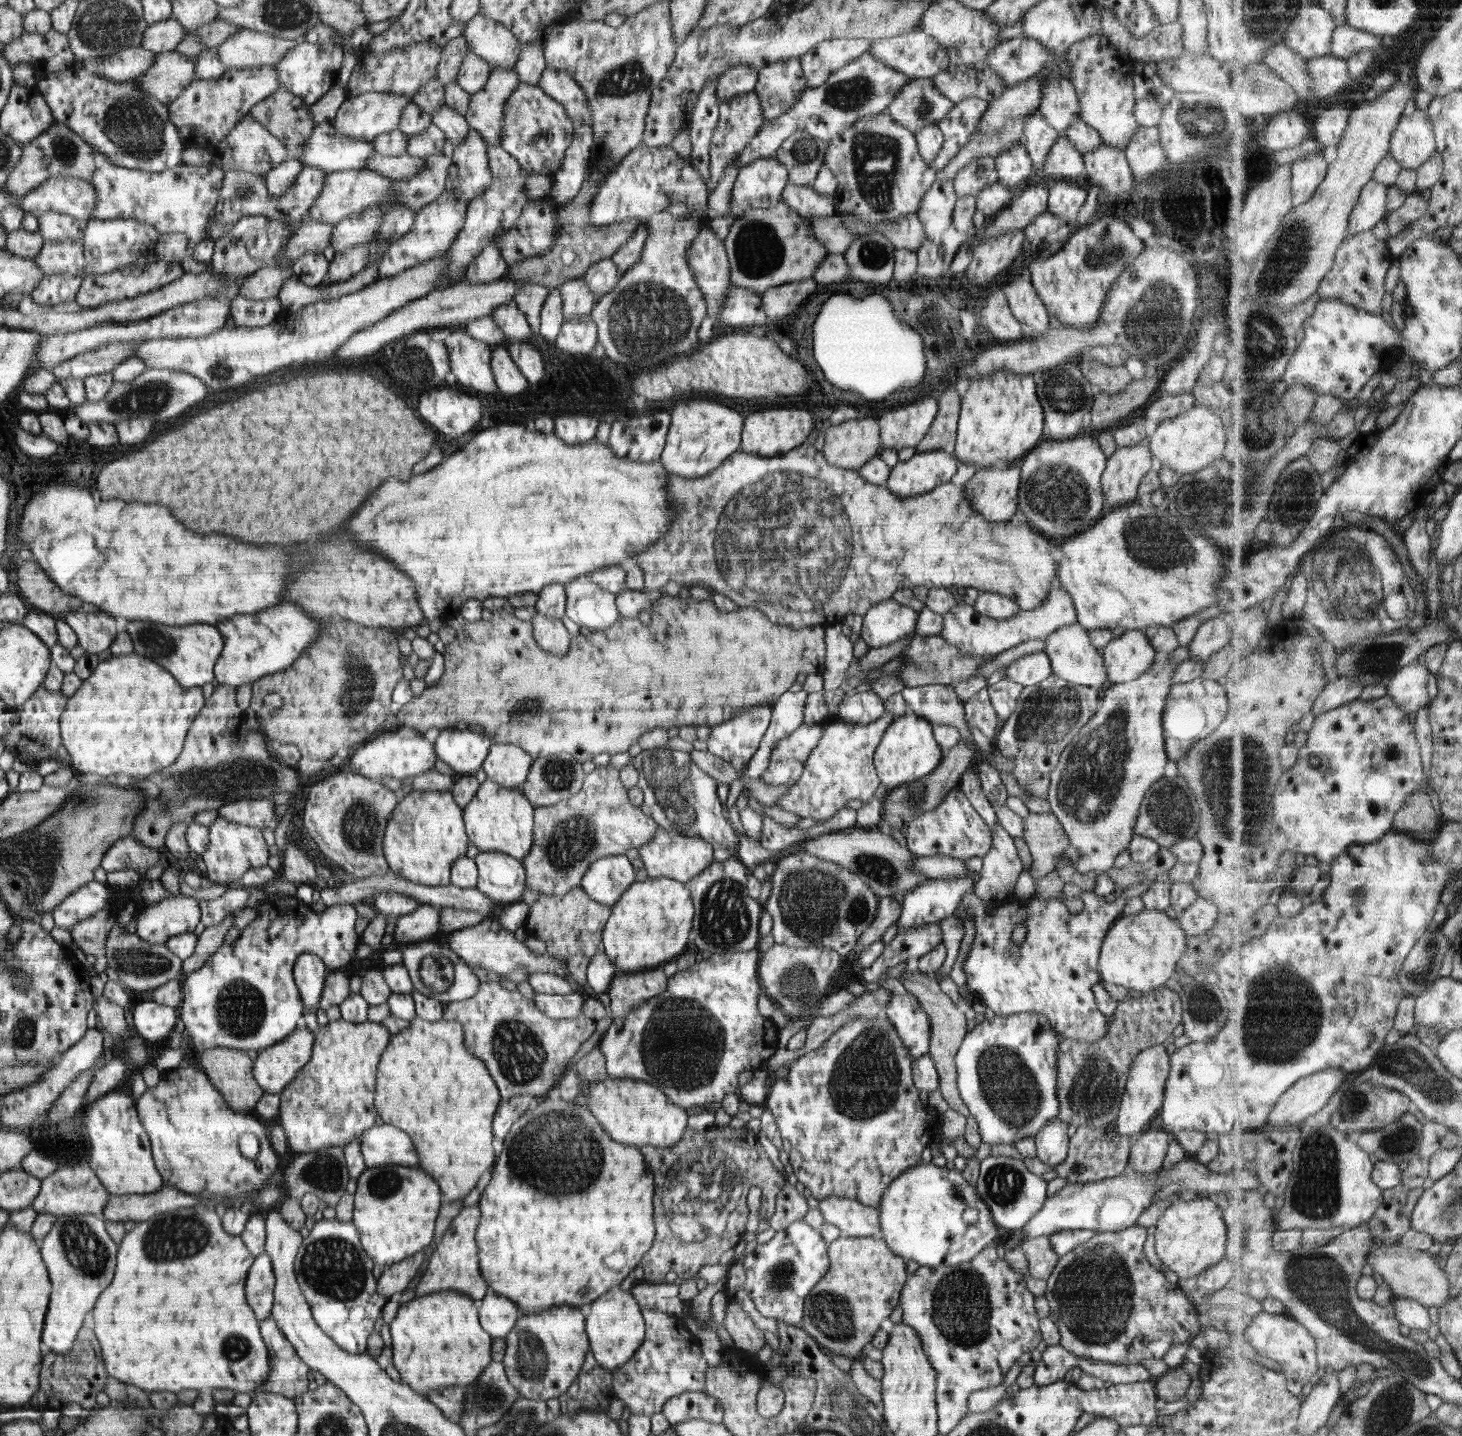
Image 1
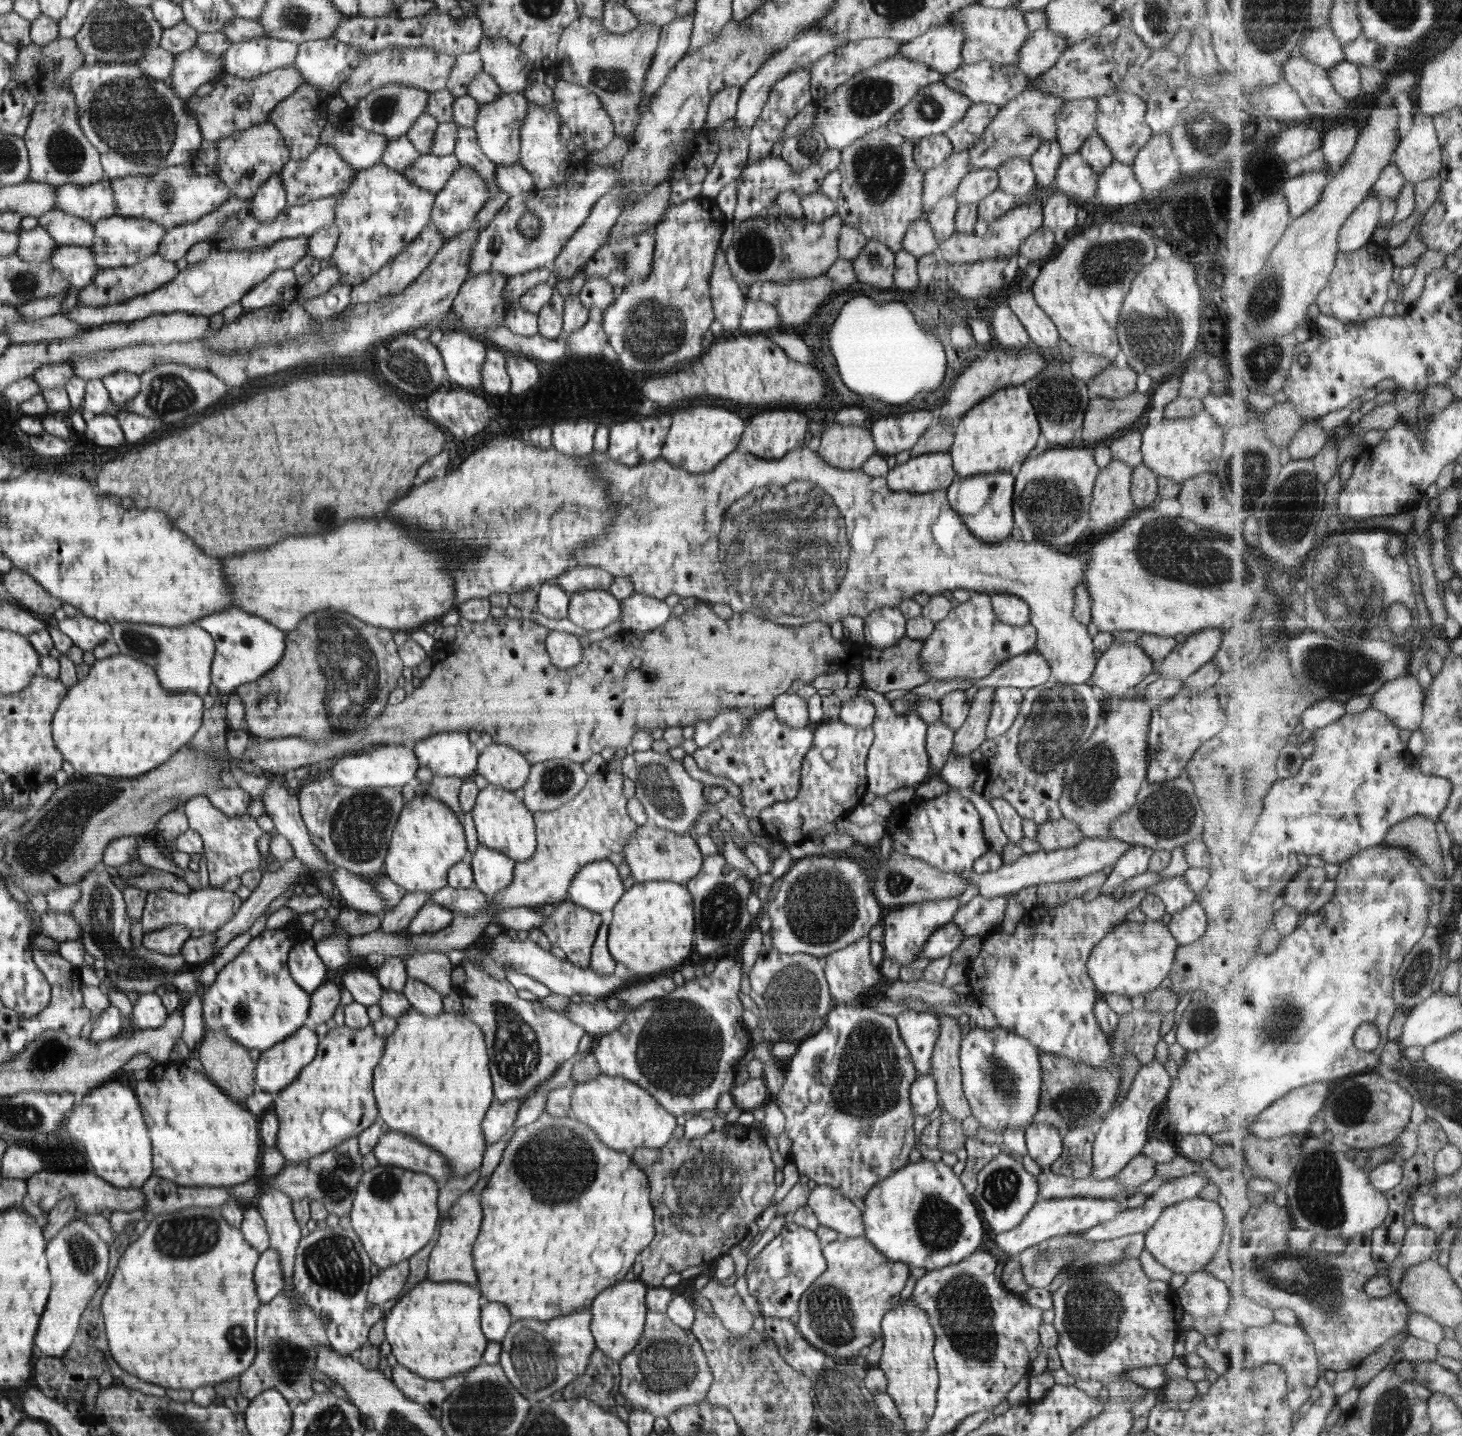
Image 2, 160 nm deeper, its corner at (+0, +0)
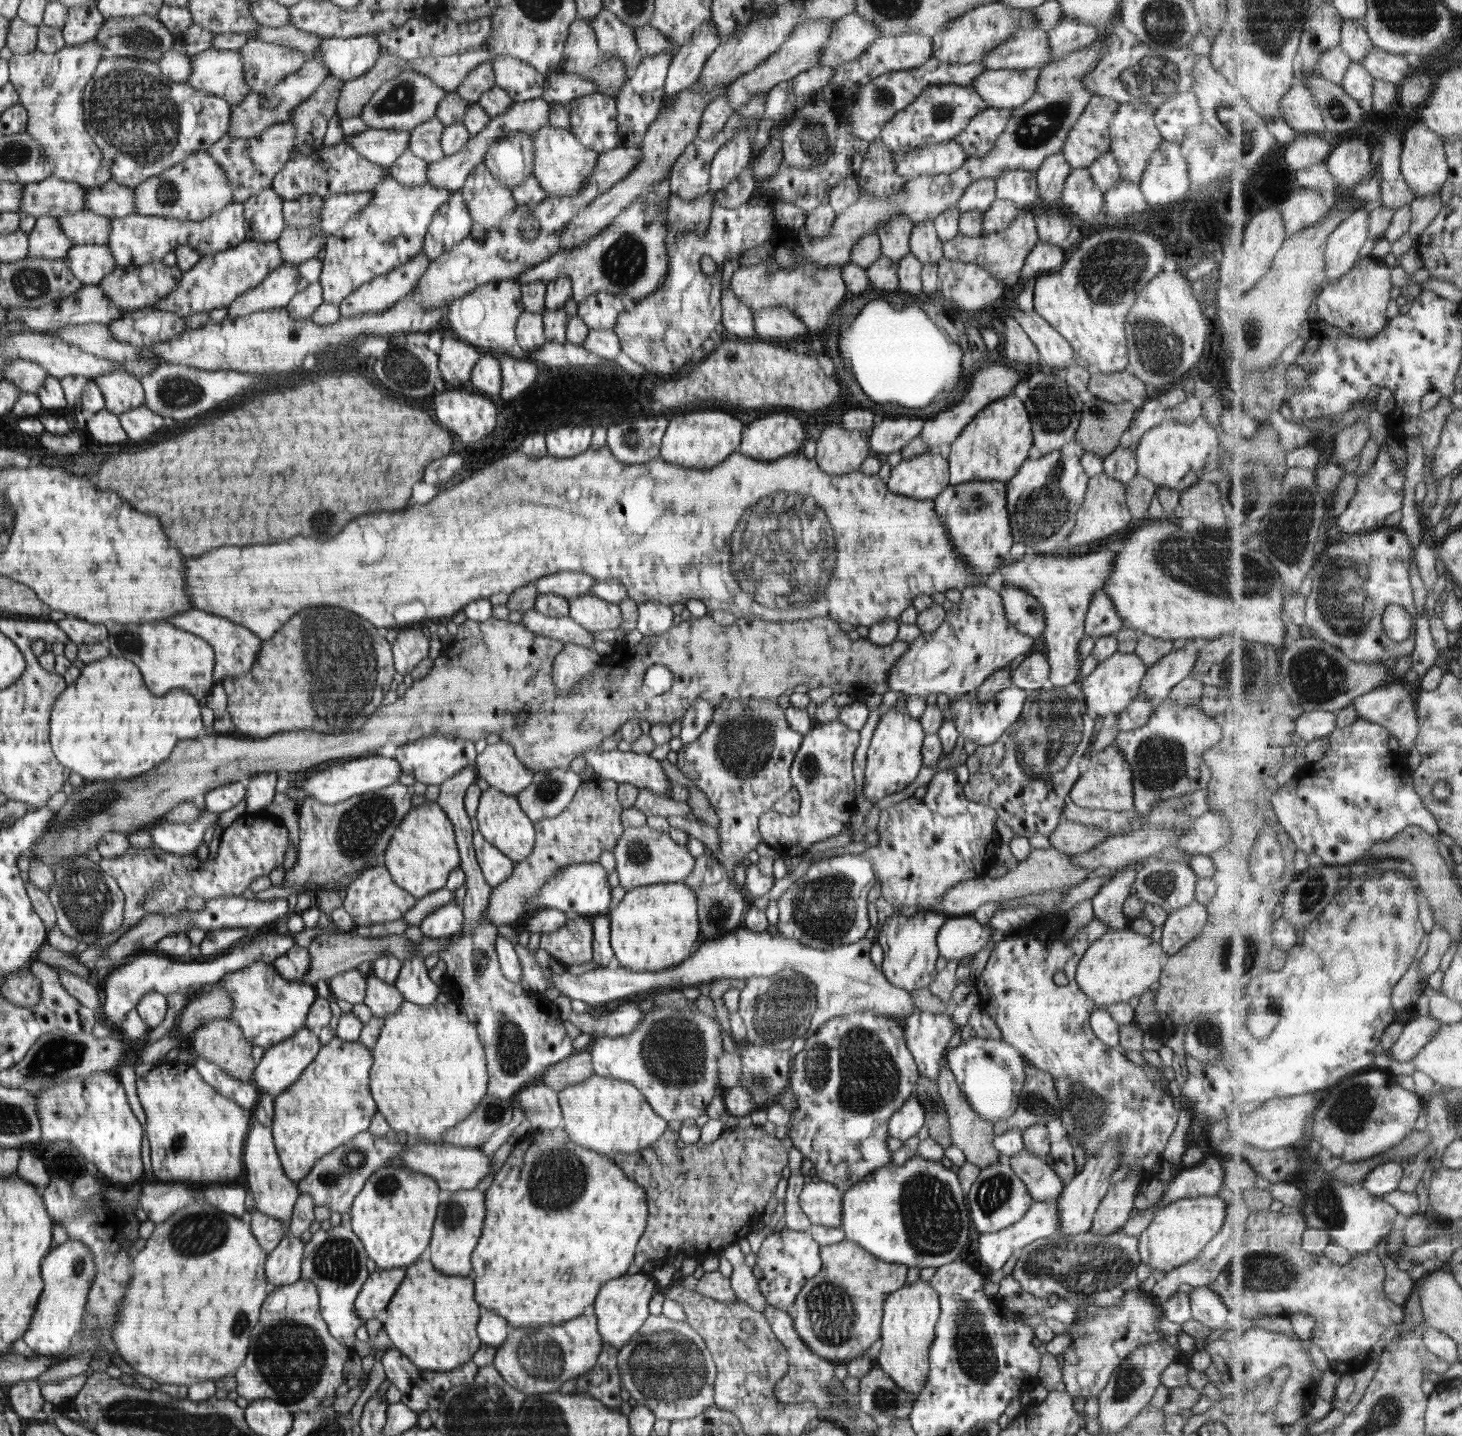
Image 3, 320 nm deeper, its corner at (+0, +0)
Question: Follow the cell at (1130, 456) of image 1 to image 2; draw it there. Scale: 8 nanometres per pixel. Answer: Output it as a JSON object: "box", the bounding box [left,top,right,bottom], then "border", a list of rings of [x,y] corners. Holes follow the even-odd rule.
{"box":[1089,461,1136,533],"border":[[[1112,461],[1100,469],[1093,488],[1089,530],[1106,533],[1122,526],[1136,511],[1131,495],[1134,467]]]}

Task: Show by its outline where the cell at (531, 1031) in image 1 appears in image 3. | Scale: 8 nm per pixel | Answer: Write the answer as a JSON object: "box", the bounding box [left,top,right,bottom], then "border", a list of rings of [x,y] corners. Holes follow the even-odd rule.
{"box":[436,766,574,1100],"border":[[[465,766],[452,778],[446,779],[440,785],[436,801],[453,824],[461,861],[459,868],[465,873],[466,888],[462,905],[464,932],[438,955],[446,963],[443,984],[449,988],[451,999],[457,1000],[466,1011],[482,1043],[489,1076],[487,1092],[498,1098],[514,1100],[520,1090],[538,1080],[549,1066],[572,1055],[574,1048],[557,1006],[544,994],[524,992],[520,983],[505,977],[495,951],[495,941],[499,936],[497,927],[482,920],[493,889],[486,884],[477,862],[470,817],[463,803],[468,787],[478,779],[474,767]]]}

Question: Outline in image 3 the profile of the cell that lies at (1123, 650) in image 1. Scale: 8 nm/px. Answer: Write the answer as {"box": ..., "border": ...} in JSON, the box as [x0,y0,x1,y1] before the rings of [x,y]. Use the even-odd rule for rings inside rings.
{"box":[1080,651,1147,720],"border":[[[1116,651],[1110,658],[1097,664],[1097,668],[1088,677],[1080,682],[1084,697],[1087,698],[1087,707],[1094,716],[1102,716],[1109,720],[1122,712],[1130,702],[1140,693],[1139,686],[1142,677],[1146,674],[1147,666],[1135,653]]]}

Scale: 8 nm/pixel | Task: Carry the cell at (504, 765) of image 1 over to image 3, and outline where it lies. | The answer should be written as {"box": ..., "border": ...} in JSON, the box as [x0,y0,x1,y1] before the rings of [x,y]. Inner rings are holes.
{"box":[474,740,534,796],"border":[[[500,740],[496,744],[486,745],[482,753],[477,754],[474,765],[478,768],[478,778],[484,778],[490,787],[507,795],[516,796],[532,784],[534,772],[518,760],[515,750],[506,741]]]}

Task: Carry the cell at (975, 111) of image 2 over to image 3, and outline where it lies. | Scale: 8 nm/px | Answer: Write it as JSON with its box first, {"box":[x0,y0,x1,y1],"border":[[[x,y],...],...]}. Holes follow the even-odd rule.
{"box":[953,107,1010,157],"border":[[[988,107],[974,115],[953,140],[966,151],[968,157],[986,156],[997,137],[1004,132],[1010,117],[1010,109]]]}

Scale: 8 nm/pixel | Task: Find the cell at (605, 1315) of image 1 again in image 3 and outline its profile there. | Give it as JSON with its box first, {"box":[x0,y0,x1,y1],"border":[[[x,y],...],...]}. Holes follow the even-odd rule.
{"box":[592,1271,656,1350],"border":[[[641,1271],[609,1280],[600,1287],[592,1307],[597,1316],[598,1332],[603,1344],[620,1350],[630,1343],[650,1315],[649,1302],[656,1293],[655,1284],[653,1276]]]}

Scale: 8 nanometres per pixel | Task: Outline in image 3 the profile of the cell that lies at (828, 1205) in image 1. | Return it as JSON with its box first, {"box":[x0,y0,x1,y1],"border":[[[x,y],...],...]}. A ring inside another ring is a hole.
{"box":[797,1181,842,1227],"border":[[[811,1181],[805,1183],[797,1199],[801,1211],[806,1213],[812,1225],[840,1227],[842,1195],[835,1184]]]}

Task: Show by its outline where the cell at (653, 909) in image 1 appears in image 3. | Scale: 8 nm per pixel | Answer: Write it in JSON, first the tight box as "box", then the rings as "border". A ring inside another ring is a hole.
{"box":[608,882,702,972],"border":[[[685,882],[634,888],[609,911],[608,917],[615,964],[634,972],[656,972],[676,966],[702,941],[697,897]]]}

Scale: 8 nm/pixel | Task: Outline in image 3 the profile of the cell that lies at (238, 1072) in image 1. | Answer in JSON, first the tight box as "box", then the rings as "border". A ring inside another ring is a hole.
{"box":[192,1019,254,1083],"border":[[[219,1019],[206,1021],[194,1030],[192,1046],[197,1057],[208,1059],[217,1064],[225,1073],[235,1076],[242,1082],[253,1083],[254,1058],[252,1058],[252,1043],[246,1038],[241,1026],[236,1021]]]}

